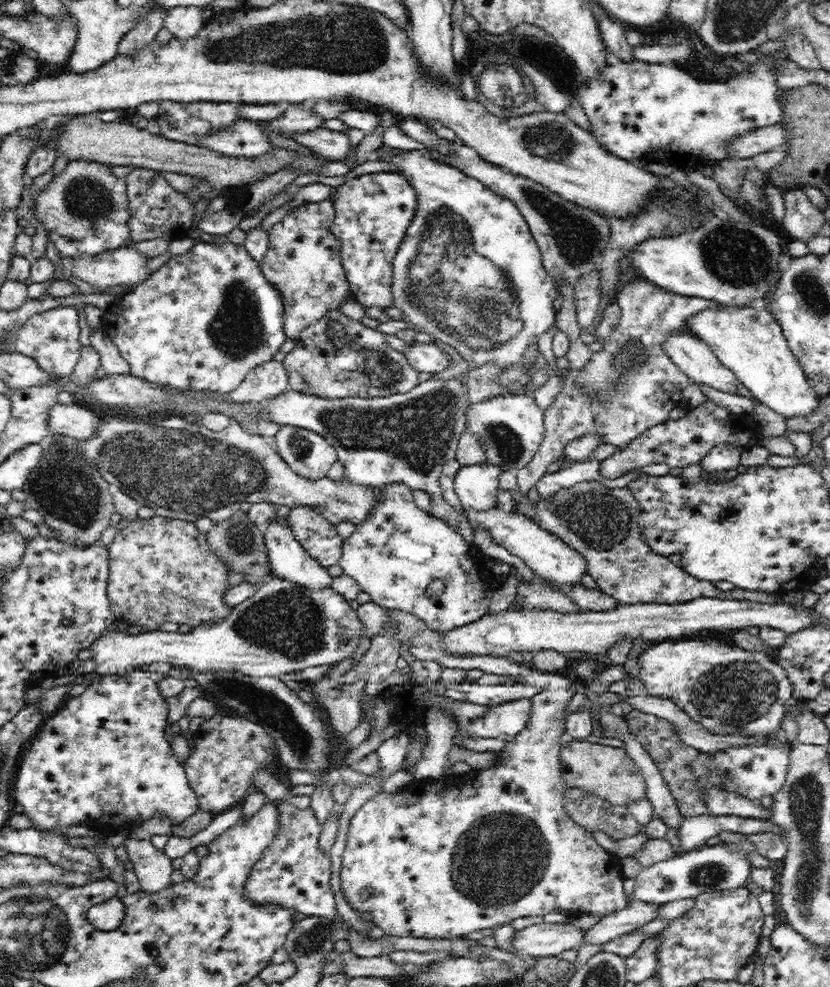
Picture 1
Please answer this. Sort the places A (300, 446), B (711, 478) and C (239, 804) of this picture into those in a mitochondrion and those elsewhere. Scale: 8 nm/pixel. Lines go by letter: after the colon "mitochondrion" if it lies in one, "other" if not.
A: mitochondrion
B: other
C: other

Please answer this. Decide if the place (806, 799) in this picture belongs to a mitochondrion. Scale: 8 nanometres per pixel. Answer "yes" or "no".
yes

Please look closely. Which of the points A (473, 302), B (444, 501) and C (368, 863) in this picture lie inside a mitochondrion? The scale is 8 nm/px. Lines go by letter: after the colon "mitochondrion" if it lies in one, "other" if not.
A: mitochondrion
B: other
C: other

